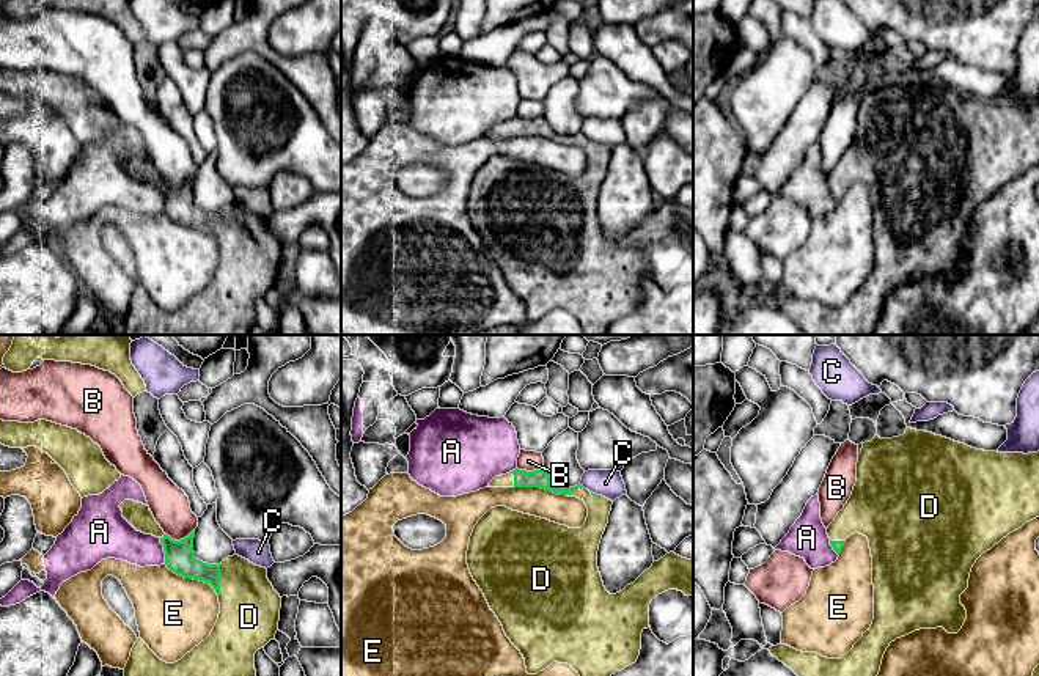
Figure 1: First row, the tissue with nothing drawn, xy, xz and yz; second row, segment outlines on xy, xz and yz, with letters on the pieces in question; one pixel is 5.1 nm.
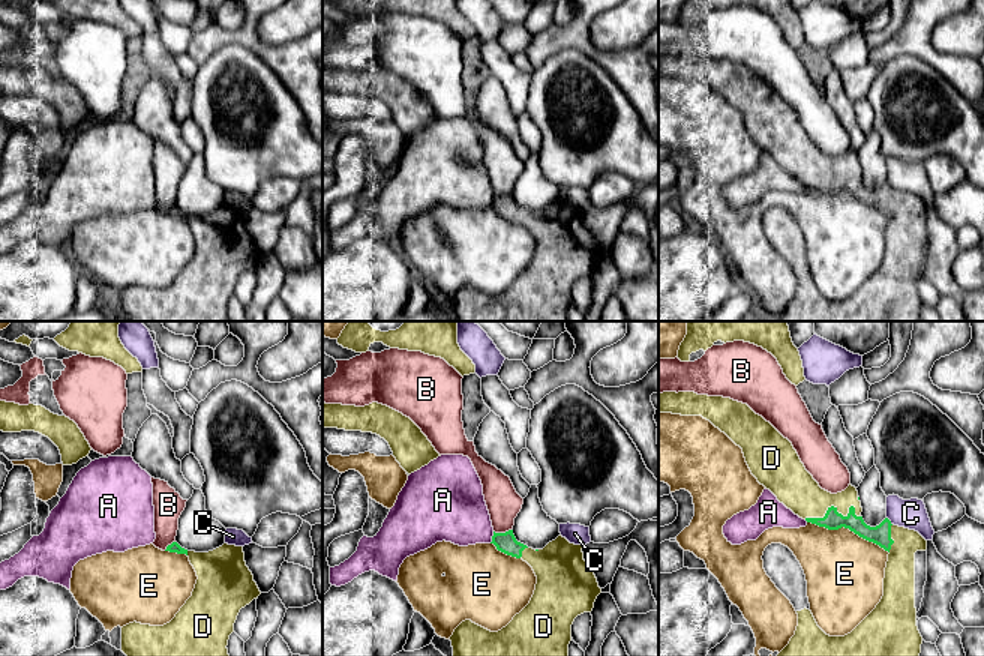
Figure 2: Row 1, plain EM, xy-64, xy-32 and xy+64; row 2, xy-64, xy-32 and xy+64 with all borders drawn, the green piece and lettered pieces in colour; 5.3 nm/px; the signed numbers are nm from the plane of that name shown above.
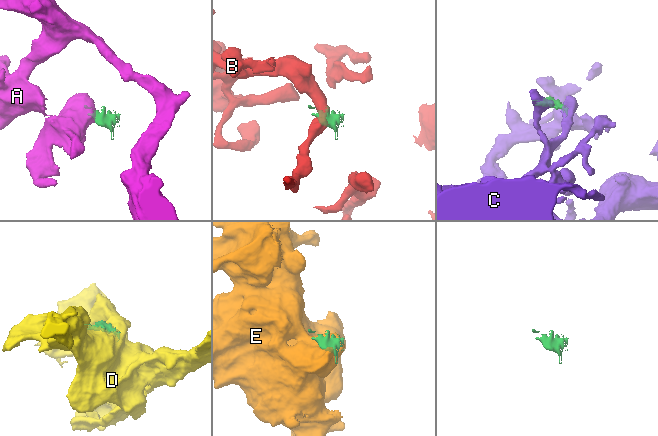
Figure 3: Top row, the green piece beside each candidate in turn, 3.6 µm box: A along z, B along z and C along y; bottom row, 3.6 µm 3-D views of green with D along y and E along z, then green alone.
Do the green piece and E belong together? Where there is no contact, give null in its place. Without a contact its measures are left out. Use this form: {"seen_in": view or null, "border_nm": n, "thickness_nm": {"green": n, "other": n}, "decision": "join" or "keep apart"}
{"seen_in": "xy", "border_nm": 320, "thickness_nm": {"green": 160, "other": 380}, "decision": "keep apart"}

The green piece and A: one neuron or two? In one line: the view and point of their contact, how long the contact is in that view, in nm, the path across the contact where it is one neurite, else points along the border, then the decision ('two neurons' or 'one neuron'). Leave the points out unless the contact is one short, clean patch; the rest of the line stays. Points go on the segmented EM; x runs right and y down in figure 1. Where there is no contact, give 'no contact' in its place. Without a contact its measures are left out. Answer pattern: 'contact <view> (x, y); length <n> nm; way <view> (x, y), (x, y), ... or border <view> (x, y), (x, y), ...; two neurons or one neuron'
contact xy (164, 551); length 140 nm; border xy (159, 538), (165, 563); two neurons

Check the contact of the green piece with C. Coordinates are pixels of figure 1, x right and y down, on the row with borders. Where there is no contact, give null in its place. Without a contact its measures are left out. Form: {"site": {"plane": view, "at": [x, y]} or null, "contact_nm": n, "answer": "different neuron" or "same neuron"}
{"site": {"plane": "xz", "at": [582, 486]}, "contact_nm": 40, "answer": "different neuron"}

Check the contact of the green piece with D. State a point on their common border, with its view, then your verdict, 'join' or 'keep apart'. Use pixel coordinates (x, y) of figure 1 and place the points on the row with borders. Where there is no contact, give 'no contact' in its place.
meets green in xy at (219, 580); join

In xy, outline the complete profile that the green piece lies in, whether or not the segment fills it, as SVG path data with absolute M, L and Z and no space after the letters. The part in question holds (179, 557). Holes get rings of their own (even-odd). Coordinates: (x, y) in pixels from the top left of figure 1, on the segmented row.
M124 500L119 508L137 531L160 539L170 571L209 583L220 604L211 635L174 663L160 660L138 638L124 676L256 676L255 652L275 638L281 608L281 597L269 582L267 569L239 555L220 564L203 563L195 558L195 531L174 541L163 533L149 506Z

